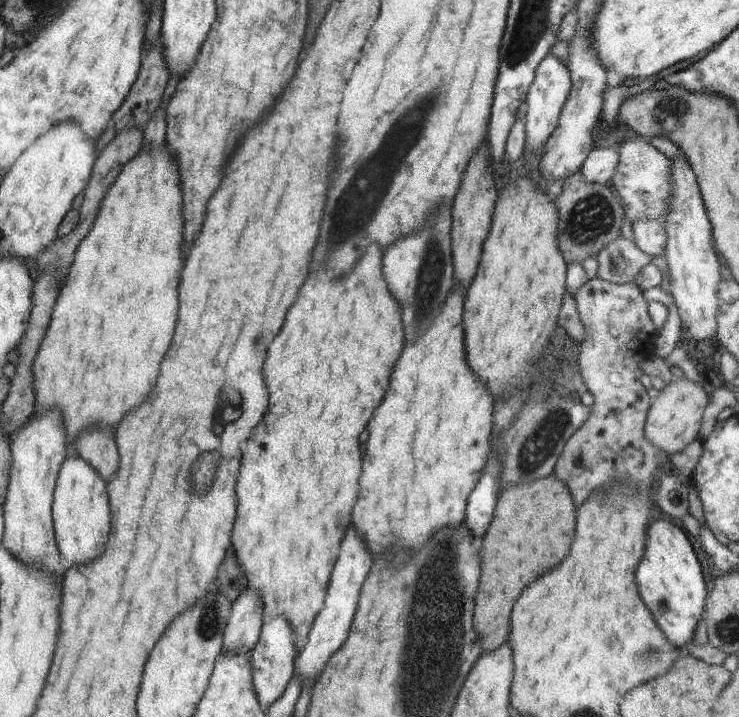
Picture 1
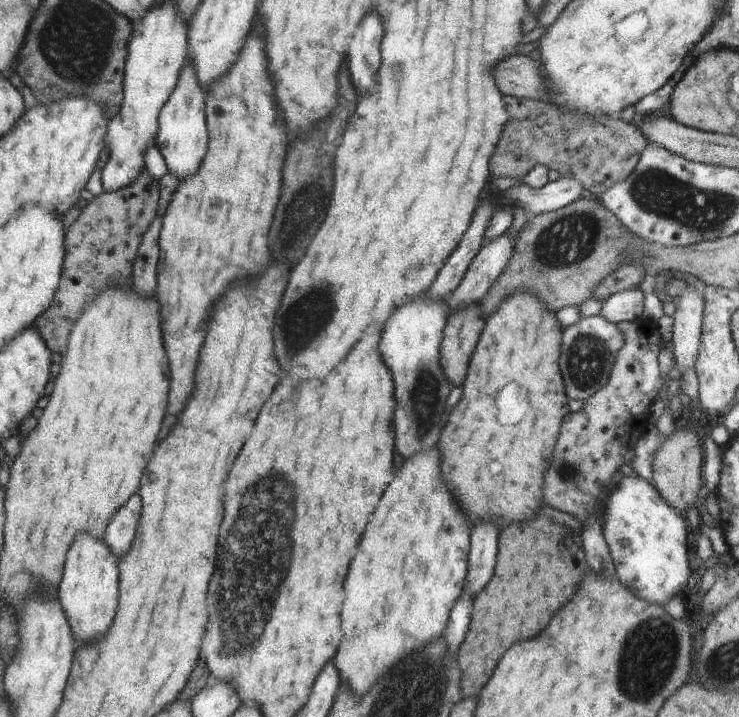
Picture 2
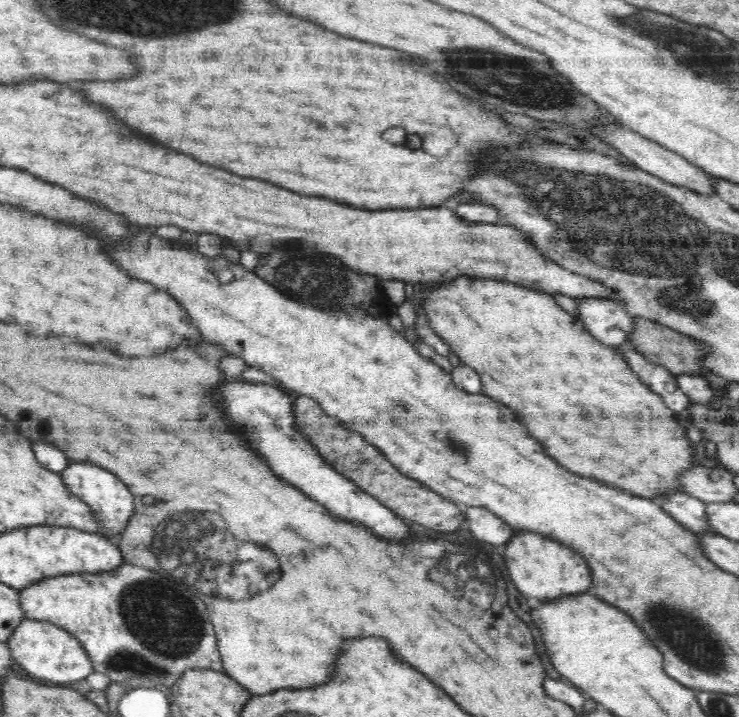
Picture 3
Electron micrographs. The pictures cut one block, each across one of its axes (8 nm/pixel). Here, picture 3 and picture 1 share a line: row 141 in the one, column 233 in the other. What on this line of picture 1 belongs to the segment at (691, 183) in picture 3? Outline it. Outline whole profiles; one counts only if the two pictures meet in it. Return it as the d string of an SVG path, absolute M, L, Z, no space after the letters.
M245 588L231 605L223 634L222 654L250 654L258 642L262 625L260 596Z

